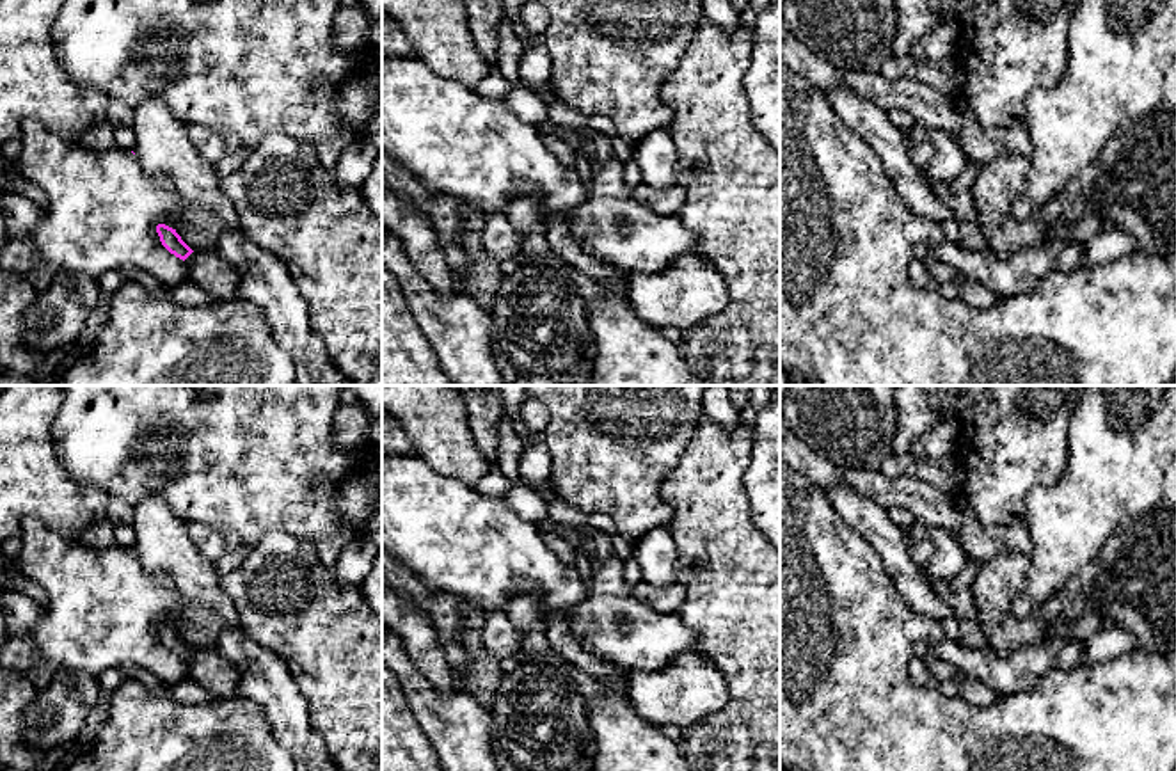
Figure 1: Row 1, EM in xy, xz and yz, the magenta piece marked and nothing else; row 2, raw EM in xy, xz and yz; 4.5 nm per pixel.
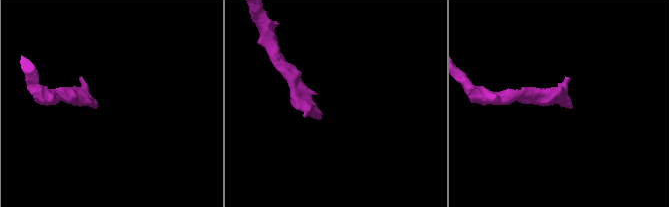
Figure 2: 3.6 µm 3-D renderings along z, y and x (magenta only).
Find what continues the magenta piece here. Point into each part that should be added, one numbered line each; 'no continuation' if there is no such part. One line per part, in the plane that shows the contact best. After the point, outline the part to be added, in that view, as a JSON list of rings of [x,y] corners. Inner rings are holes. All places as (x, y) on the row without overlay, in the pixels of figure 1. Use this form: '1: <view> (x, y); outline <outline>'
1: xy (208, 667); outline [[[217,647],[194,648],[185,657],[187,677],[199,682],[213,698],[236,695],[240,670]]]

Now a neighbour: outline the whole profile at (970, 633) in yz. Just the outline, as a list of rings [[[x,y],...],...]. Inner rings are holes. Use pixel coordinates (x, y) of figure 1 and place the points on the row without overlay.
[[[963,618],[957,624],[959,640],[972,647],[981,648],[986,647],[986,638],[982,634],[981,624],[977,620]]]

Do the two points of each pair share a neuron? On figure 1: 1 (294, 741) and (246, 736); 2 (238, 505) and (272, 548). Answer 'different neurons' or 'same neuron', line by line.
1: different neurons
2: different neurons

